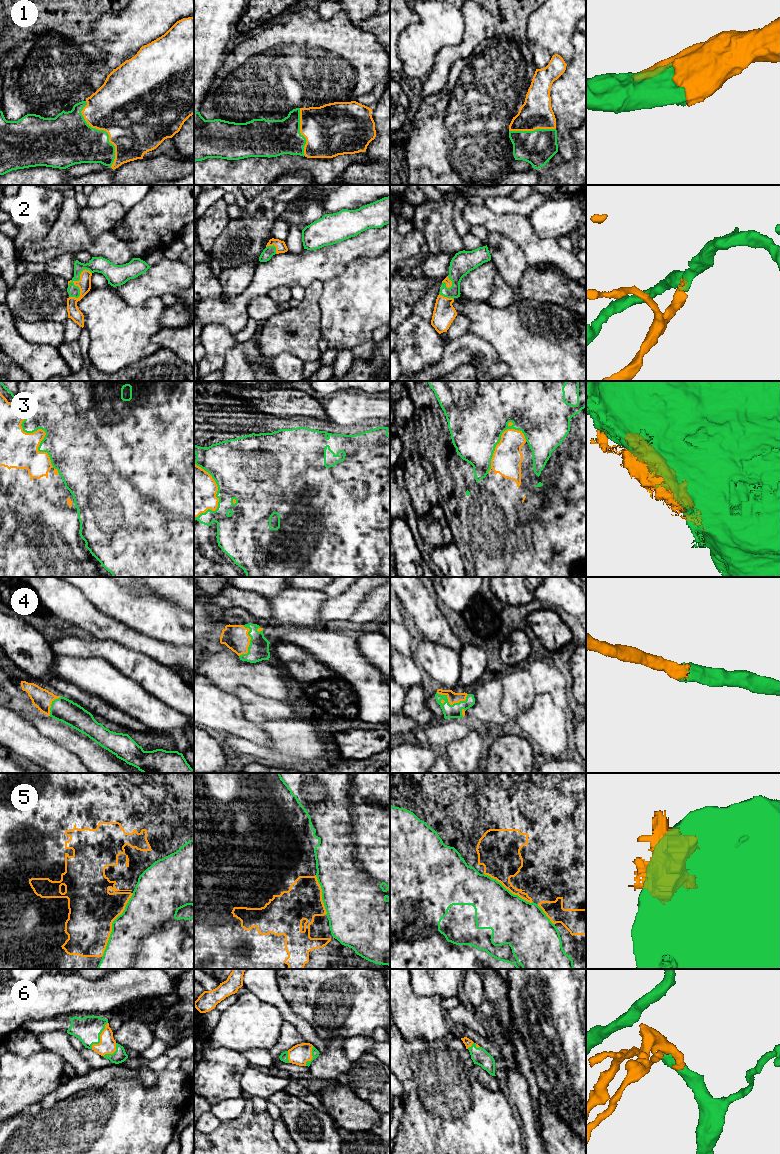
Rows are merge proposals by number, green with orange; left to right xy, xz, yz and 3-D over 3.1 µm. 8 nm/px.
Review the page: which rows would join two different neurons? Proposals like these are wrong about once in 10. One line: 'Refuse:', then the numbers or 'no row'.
Refuse: 3

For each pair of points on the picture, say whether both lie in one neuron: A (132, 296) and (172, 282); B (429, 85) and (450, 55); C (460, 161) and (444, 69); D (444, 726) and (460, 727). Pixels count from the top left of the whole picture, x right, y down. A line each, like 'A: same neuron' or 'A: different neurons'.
A: same neuron
B: same neuron
C: different neurons
D: same neuron

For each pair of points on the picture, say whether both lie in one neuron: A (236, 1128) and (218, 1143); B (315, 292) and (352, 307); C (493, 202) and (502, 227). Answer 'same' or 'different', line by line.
A: same
B: different
C: different

